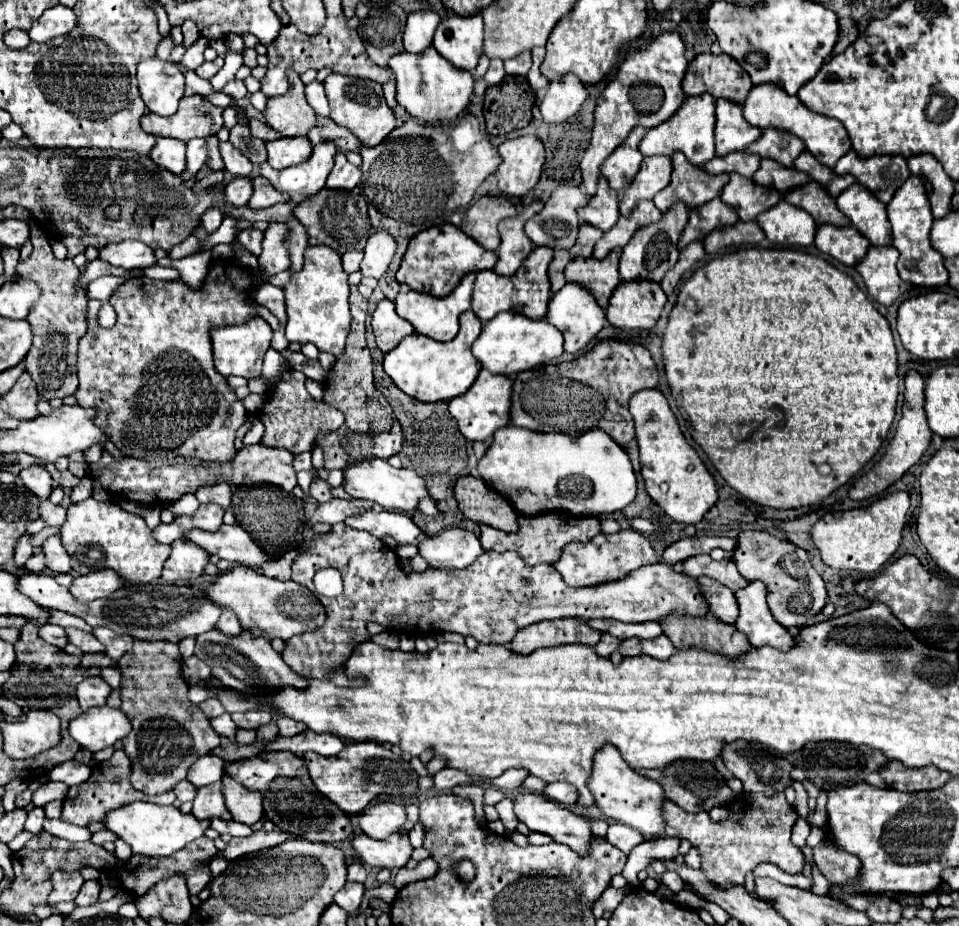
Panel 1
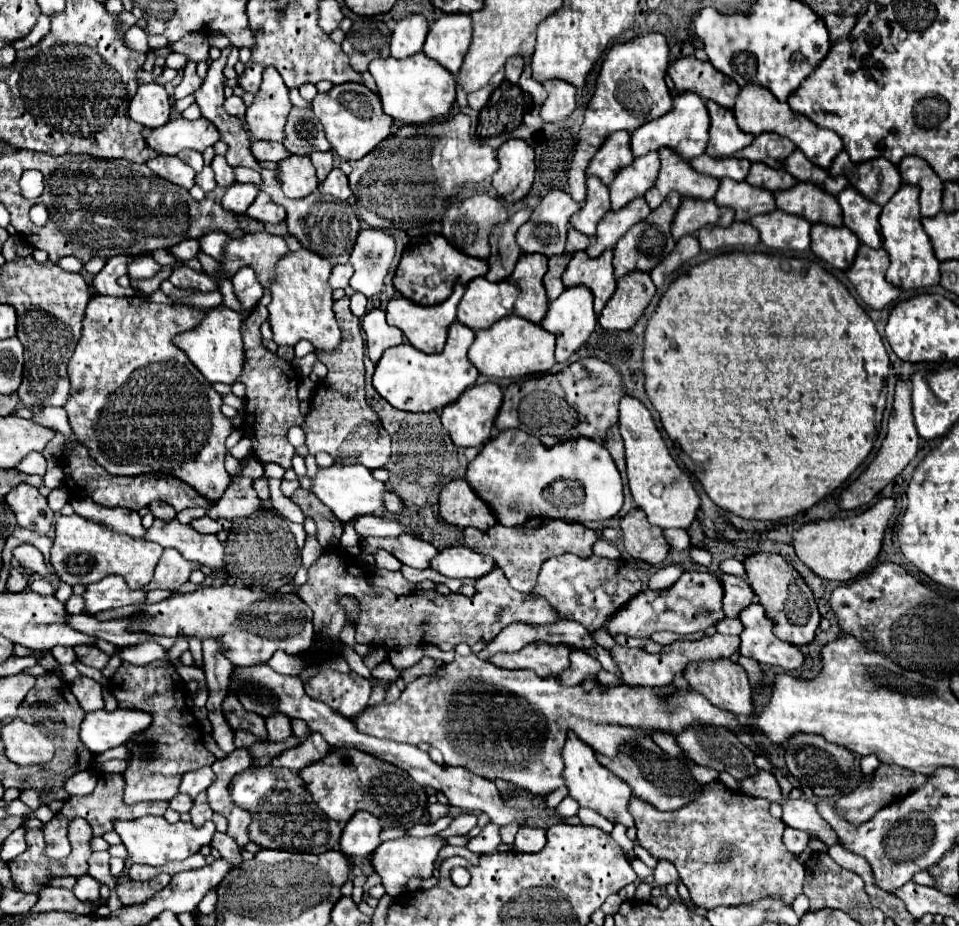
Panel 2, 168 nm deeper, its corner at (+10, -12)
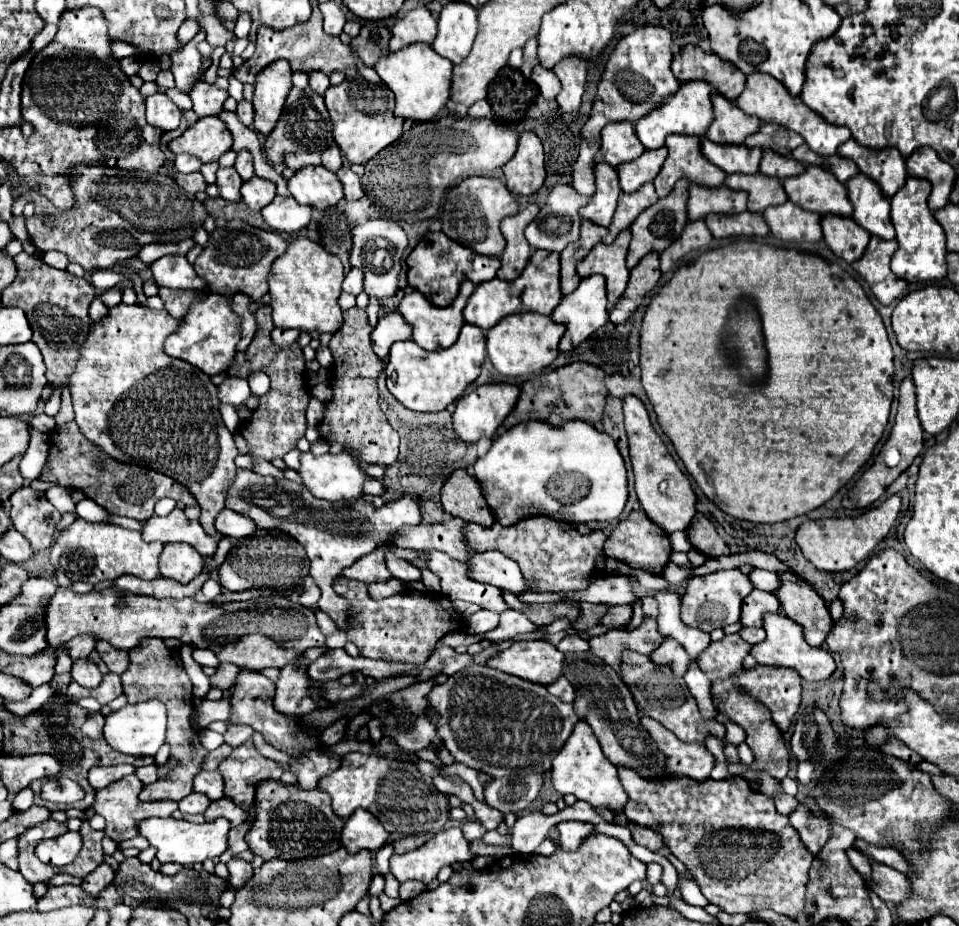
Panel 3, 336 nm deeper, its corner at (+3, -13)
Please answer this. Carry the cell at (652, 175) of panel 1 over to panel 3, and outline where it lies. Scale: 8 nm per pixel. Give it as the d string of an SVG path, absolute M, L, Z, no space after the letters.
M657 148L657 150L645 150L637 160L631 160L627 164L619 164L619 184L623 192L631 194L635 192L641 184L653 182L655 176L659 174L663 162L667 158L667 148Z

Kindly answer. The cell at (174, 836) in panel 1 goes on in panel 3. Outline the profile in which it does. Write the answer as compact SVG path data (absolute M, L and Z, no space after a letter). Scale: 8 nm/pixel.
M149 818L139 824L139 834L145 836L151 846L157 848L157 858L161 864L177 862L177 864L195 864L205 862L207 858L217 858L227 850L227 834L231 830L229 820L217 818L215 822L191 824L187 820L175 818Z

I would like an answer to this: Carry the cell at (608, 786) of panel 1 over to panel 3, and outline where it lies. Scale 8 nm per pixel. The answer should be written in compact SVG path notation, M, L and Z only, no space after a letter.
M579 720L575 724L571 736L567 738L567 742L559 750L559 754L553 758L551 778L553 778L553 786L559 794L575 794L577 800L585 800L591 806L607 806L613 812L617 812L625 806L627 794L619 782L617 768L603 756L601 746L599 746L591 726L585 720Z

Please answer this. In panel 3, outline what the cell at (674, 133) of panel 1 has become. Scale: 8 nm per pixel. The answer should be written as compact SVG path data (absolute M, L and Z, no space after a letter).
M693 80L693 82L683 82L681 88L667 96L665 102L659 104L659 108L651 110L645 114L641 120L635 124L635 132L641 140L641 144L647 150L661 148L665 144L665 138L669 134L693 134L693 136L705 136L709 124L713 122L713 108L711 108L711 92L713 86L705 80Z

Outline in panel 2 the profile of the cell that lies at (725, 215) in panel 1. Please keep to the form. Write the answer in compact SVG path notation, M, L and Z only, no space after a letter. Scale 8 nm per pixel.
M682 199L682 205L672 223L672 237L680 241L686 235L696 235L706 225L730 227L734 223L734 211L718 207L714 201Z

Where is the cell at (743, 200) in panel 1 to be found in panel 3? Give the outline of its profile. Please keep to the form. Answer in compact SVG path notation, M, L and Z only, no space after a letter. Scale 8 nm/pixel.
M757 172L757 174L729 174L725 178L725 184L733 190L745 190L749 194L747 208L751 212L763 212L767 206L783 204L789 200L783 190L781 180L775 180L761 172Z

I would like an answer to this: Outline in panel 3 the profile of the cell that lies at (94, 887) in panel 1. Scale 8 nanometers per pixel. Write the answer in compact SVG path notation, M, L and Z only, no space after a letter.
M101 864L101 866L97 866L91 874L87 874L85 876L85 880L83 880L83 884L81 884L81 888L85 890L85 892L89 892L89 894L93 894L93 896L97 896L107 884L111 884L113 882L113 878L115 878L115 872L113 872L113 868L109 866L109 864Z

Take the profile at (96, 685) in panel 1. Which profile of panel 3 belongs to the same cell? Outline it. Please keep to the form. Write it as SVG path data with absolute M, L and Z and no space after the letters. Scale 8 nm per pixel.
M89 658L75 660L73 668L71 668L71 676L77 684L81 684L85 688L97 688L101 684L101 672L99 672L97 664L91 662Z

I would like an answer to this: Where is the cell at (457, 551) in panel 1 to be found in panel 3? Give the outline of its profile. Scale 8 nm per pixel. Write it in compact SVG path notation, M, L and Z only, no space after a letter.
M501 552L473 554L473 564L469 564L469 572L475 580L505 588L515 596L523 592L535 592L531 582L523 578L517 562Z

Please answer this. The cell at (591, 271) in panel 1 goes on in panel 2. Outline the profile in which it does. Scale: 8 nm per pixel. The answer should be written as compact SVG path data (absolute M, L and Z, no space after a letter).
M612 249L604 251L598 259L590 259L584 251L574 255L562 273L562 283L566 287L588 287L594 295L594 311L600 315L602 307L616 291L616 279L612 273Z

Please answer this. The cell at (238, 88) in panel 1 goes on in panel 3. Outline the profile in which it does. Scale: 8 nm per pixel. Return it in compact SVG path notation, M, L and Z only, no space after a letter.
M241 100L235 114L237 114L237 118L239 118L245 126L251 126L251 124L253 124L253 104L251 104L251 102Z

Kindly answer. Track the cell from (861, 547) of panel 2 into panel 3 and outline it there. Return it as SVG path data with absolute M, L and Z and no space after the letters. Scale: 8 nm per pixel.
M889 496L879 506L871 508L869 512L857 516L857 518L819 518L819 520L807 520L797 528L795 542L799 544L805 558L817 568L827 572L843 572L851 570L857 562L867 560L875 546L887 536L891 526L897 520L901 508L901 498Z

